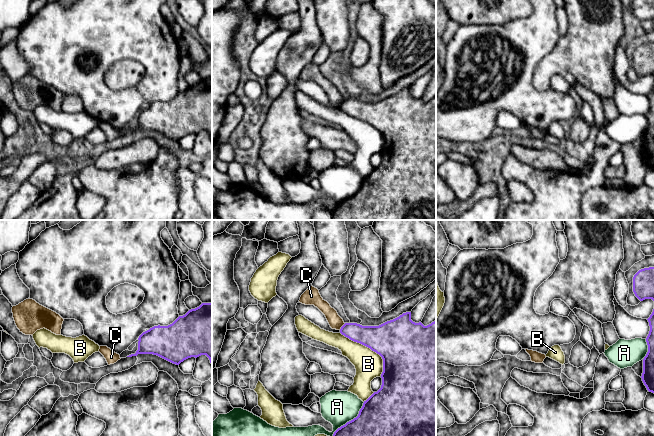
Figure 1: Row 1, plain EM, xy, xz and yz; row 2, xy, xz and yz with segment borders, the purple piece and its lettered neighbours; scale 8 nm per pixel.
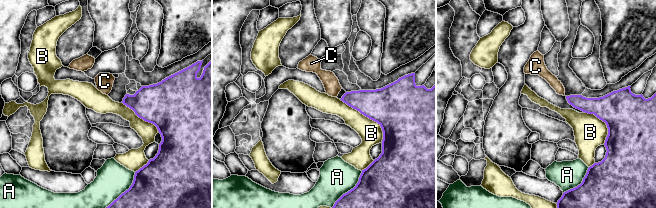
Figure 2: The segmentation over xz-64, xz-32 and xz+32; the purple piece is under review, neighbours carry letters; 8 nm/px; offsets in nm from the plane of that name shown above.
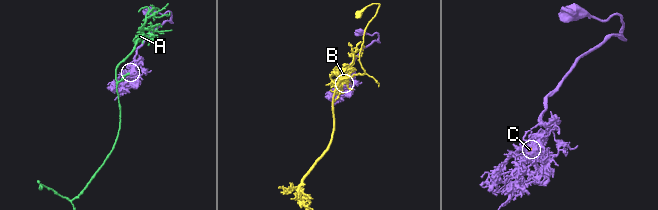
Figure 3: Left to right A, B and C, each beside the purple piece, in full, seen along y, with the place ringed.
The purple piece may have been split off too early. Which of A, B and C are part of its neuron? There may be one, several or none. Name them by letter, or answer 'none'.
none

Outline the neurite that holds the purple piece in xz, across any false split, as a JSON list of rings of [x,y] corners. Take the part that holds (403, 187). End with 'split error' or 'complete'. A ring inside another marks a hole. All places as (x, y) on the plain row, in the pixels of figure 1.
[[[411,88],[387,97],[379,102],[362,102],[357,99],[345,99],[340,109],[350,116],[360,119],[379,130],[383,135],[383,148],[381,150],[381,164],[364,177],[359,190],[353,196],[338,204],[332,212],[332,220],[436,220],[436,96],[424,102],[421,98],[411,96]]]; complete

